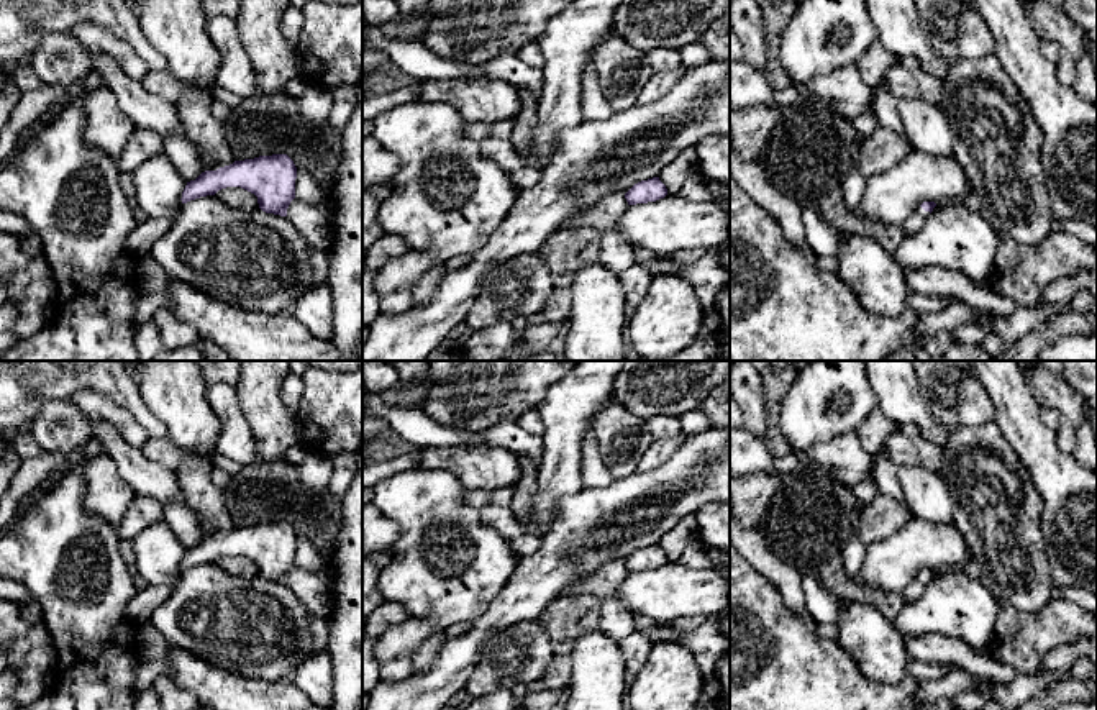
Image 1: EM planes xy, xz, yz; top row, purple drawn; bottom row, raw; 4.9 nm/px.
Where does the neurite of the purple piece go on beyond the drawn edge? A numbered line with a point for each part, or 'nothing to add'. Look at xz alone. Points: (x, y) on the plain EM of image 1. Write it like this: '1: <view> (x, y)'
nothing to add

